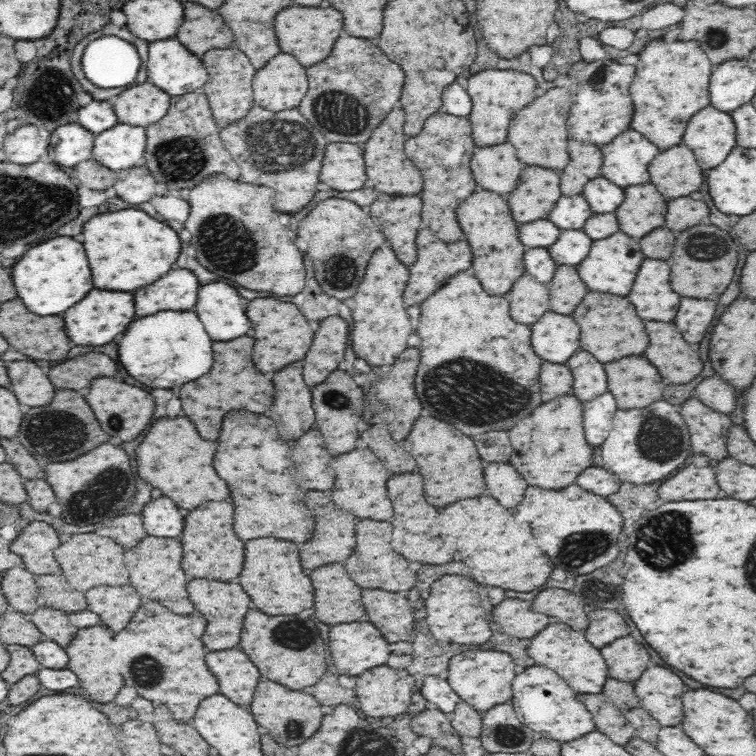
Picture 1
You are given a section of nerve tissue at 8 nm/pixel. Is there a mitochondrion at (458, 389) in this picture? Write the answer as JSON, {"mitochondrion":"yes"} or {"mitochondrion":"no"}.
{"mitochondrion":"yes"}

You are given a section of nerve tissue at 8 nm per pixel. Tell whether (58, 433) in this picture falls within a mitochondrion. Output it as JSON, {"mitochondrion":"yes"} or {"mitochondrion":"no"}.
{"mitochondrion":"yes"}

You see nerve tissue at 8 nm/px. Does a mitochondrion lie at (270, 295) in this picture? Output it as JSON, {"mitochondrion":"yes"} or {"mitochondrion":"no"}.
{"mitochondrion":"no"}

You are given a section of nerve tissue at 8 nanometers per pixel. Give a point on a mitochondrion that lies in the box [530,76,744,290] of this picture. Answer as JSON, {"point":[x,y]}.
{"point":[691,243]}

